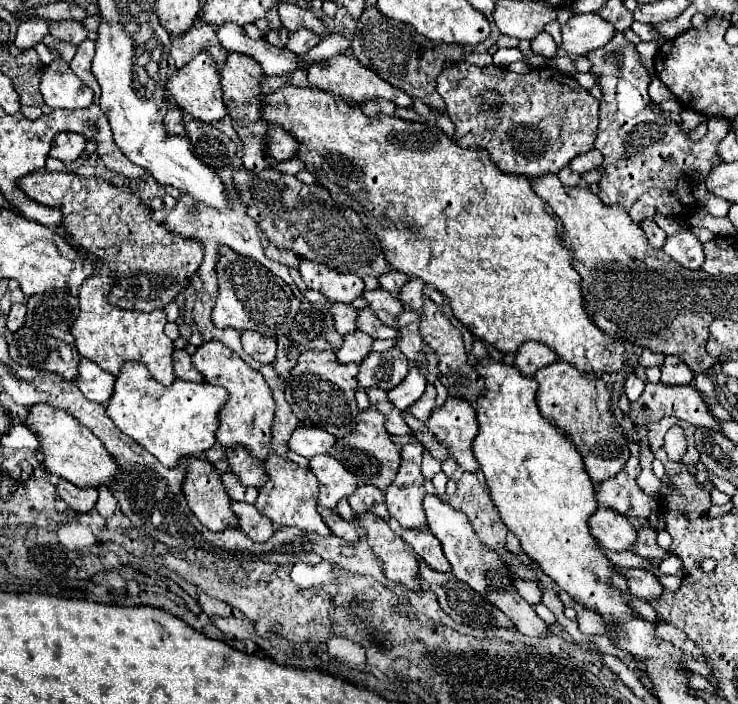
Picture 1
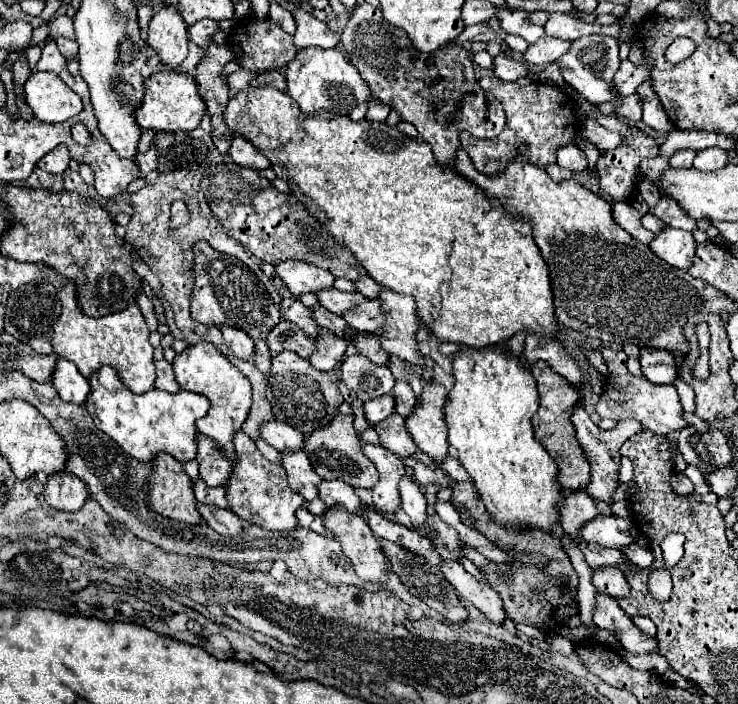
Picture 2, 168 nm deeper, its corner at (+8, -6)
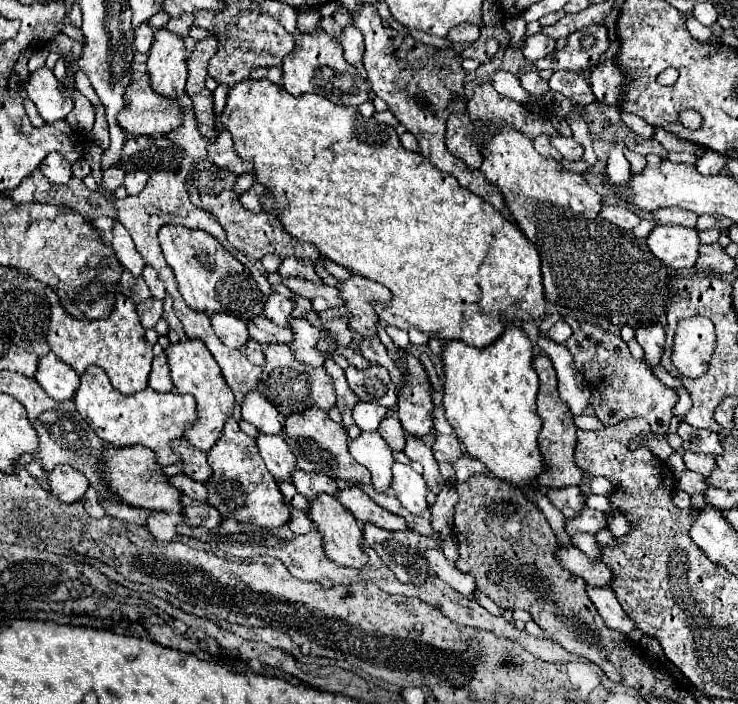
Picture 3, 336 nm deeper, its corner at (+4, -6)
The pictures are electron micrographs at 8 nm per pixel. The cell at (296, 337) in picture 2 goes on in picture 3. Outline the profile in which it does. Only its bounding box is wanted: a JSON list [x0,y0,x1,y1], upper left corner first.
[248,316,294,346]

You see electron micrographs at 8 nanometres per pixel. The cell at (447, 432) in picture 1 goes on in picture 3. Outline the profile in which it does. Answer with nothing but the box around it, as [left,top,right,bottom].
[398,350,434,440]

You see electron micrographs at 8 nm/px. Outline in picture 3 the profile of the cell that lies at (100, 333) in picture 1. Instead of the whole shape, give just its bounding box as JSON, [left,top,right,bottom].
[48,294,152,394]

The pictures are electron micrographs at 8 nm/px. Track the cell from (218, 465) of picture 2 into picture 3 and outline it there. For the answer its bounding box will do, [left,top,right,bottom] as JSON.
[172,438,212,482]

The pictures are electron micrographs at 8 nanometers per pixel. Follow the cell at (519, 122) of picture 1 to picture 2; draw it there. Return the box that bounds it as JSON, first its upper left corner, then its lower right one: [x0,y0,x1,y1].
[460,76,578,174]

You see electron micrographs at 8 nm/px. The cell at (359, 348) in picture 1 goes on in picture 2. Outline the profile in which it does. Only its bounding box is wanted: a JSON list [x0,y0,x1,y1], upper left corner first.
[308,328,348,370]

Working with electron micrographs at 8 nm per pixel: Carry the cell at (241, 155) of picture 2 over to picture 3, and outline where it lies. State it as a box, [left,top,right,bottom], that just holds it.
[208,130,252,174]

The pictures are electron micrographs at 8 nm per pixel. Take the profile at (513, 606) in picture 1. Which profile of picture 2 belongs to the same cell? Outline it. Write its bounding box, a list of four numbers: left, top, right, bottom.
[440,558,506,624]

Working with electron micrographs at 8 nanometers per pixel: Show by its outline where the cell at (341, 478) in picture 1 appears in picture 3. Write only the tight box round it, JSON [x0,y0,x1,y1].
[256,434,298,482]

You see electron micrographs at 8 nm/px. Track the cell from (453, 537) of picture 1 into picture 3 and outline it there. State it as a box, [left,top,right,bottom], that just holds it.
[392,462,428,514]

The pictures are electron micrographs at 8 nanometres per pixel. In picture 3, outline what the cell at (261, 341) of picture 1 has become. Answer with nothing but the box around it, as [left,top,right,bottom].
[212,314,248,350]

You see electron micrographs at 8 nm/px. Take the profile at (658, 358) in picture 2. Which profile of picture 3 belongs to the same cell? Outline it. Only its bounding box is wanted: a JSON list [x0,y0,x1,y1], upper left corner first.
[636,324,666,368]

